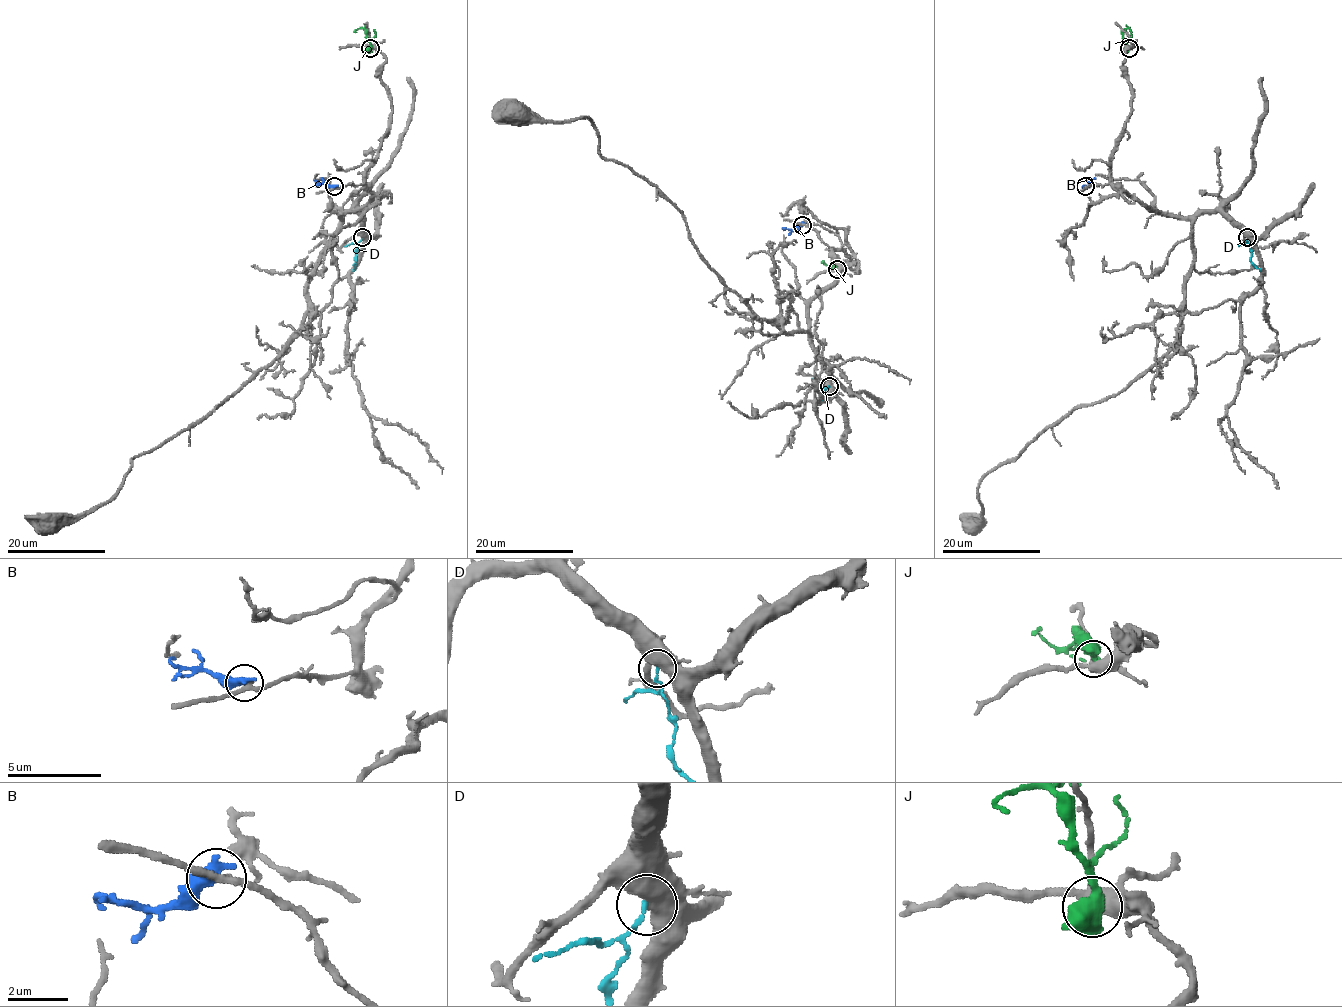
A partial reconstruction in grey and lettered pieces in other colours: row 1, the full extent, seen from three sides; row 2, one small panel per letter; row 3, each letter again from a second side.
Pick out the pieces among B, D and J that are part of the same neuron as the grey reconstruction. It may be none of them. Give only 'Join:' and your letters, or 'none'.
Join: none

